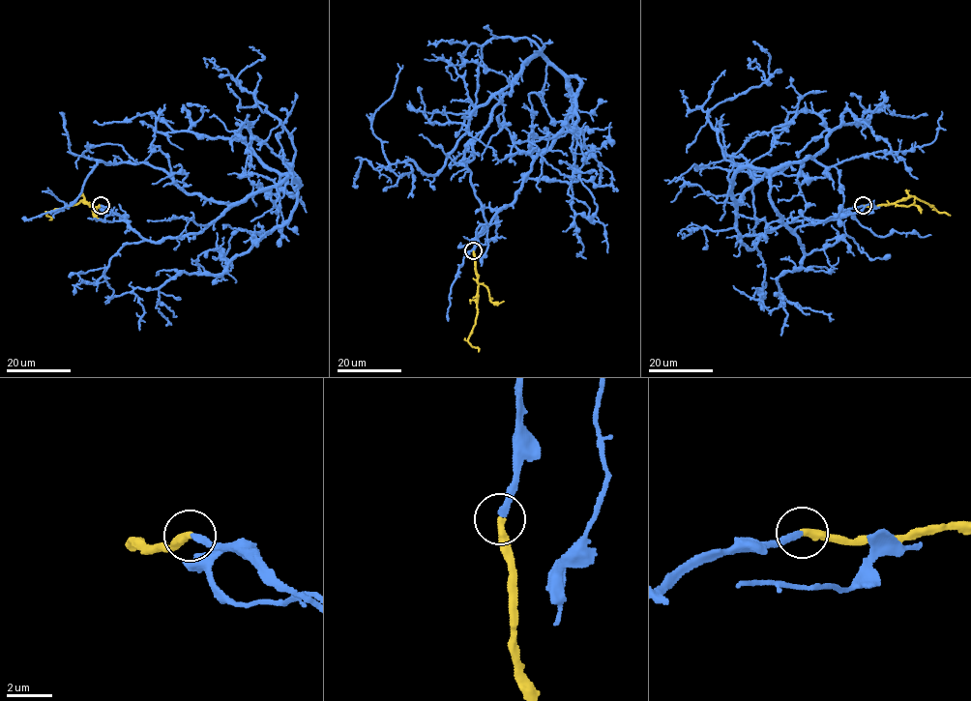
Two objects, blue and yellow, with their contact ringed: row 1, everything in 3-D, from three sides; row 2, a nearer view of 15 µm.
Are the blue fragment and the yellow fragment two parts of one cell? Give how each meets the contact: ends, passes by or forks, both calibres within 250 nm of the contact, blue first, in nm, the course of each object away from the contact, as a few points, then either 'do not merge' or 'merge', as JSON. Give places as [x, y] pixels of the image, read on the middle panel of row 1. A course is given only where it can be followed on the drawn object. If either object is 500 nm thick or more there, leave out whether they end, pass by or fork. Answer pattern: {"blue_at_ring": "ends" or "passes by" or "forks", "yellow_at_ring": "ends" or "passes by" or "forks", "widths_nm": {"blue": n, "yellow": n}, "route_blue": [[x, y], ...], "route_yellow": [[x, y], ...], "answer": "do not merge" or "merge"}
{"blue_at_ring": "ends", "yellow_at_ring": "ends", "widths_nm": {"blue": 300, "yellow": 360}, "route_blue": [[473, 250], [485, 222], [468, 141], [541, 54], [580, 82], [573, 131], [530, 133], [500, 160], [461, 128]], "route_yellow": [[473, 250], [478, 285], [477, 315], [468, 340], [478, 351]], "answer": "merge"}

